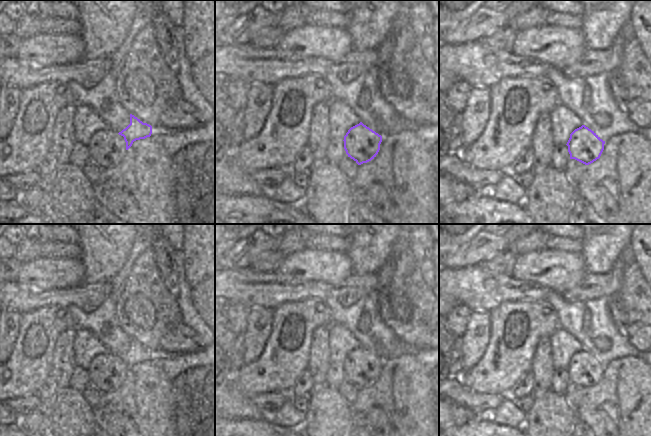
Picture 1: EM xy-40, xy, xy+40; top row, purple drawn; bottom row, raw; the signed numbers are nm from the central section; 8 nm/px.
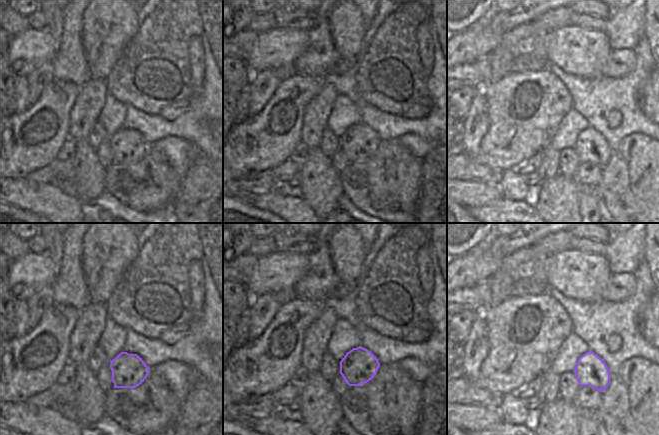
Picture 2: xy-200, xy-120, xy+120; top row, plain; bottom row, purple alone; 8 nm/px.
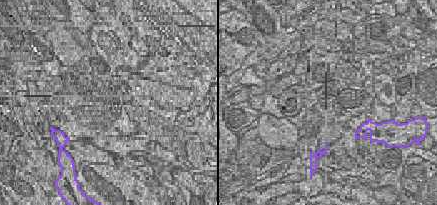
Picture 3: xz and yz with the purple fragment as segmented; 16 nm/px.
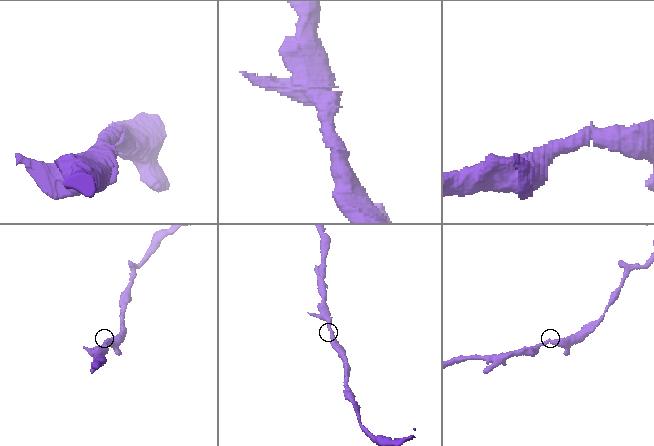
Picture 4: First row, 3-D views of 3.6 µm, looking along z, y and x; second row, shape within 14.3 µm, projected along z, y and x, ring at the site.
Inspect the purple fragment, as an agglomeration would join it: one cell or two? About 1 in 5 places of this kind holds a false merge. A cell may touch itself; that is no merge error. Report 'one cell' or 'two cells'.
one cell

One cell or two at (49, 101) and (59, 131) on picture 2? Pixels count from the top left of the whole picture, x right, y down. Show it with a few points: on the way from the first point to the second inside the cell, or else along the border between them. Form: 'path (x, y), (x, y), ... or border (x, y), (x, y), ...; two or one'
path (53, 108), (59, 117), (60, 124); one

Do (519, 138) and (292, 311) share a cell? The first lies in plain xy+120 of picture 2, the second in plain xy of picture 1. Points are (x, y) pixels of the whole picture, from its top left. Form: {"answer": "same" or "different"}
{"answer": "same"}

